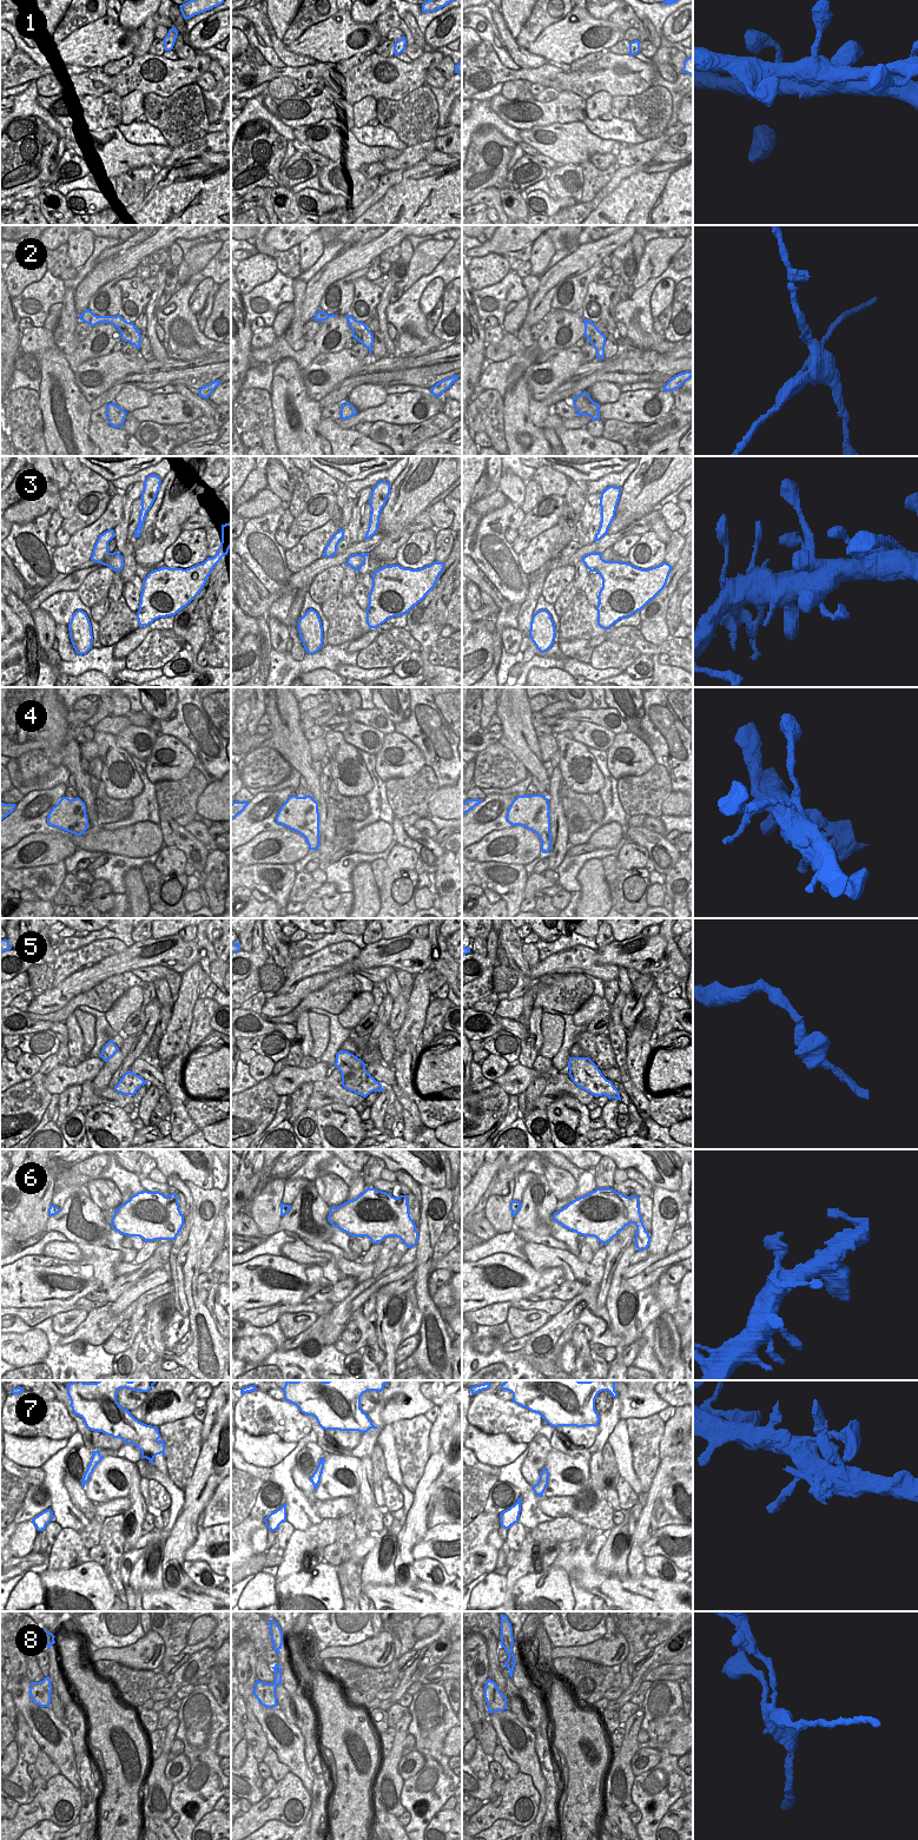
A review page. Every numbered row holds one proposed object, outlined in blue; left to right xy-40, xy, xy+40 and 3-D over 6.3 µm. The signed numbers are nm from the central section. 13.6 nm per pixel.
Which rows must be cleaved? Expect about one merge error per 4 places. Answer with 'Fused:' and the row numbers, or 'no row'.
Fused: 2, 8

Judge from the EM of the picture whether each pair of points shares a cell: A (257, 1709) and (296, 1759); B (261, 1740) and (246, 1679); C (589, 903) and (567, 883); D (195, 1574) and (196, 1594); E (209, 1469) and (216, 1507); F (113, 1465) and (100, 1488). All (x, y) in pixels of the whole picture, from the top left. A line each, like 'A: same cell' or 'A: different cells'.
A: same cell
B: same cell
C: different cells
D: different cells
E: different cells
F: same cell

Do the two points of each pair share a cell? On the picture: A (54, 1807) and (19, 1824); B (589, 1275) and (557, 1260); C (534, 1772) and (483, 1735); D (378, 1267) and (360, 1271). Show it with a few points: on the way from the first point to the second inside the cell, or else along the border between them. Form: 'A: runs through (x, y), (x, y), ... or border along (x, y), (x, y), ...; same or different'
A: runs through (46, 1807), (27, 1815); same
B: runs through (581, 1272), (566, 1261); same
C: border along (490, 1725), (497, 1738); different
D: border along (375, 1263), (371, 1277); different

